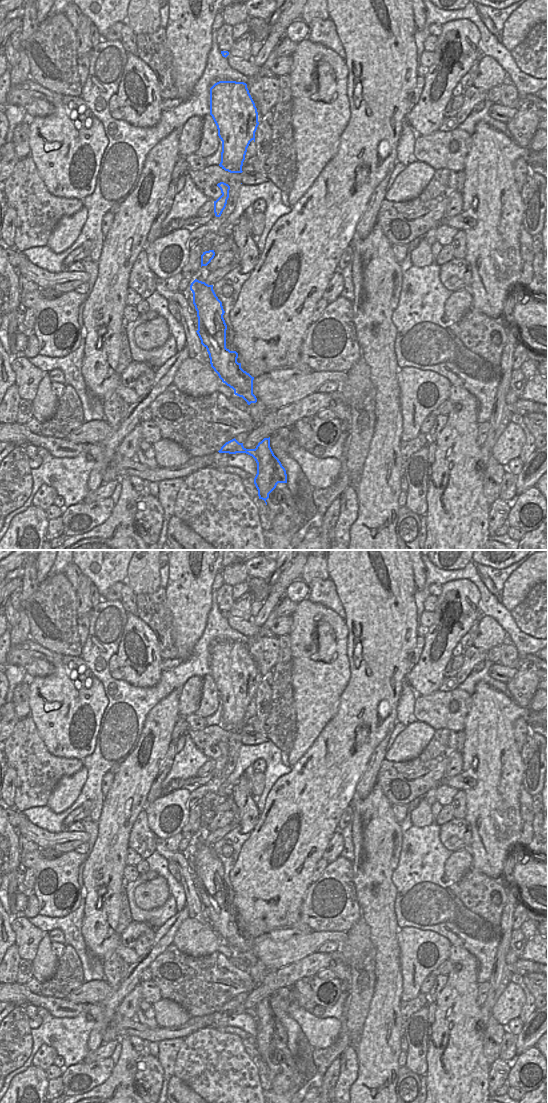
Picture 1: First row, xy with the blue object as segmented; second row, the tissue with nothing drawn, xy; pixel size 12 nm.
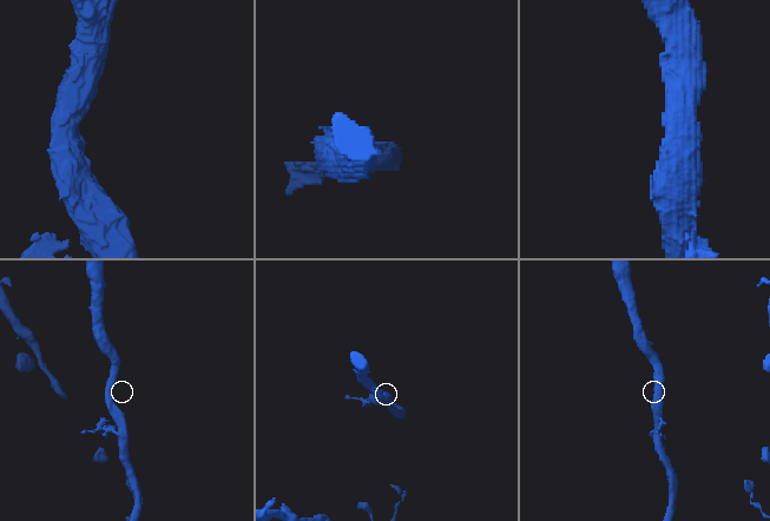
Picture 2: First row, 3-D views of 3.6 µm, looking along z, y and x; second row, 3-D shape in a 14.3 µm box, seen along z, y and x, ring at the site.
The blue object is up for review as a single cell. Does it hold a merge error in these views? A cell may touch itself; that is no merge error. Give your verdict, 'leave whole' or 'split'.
split

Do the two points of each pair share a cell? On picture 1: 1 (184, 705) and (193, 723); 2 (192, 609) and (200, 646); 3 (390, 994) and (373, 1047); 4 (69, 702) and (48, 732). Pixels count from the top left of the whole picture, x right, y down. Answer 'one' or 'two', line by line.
1: two
2: two
3: one
4: one

